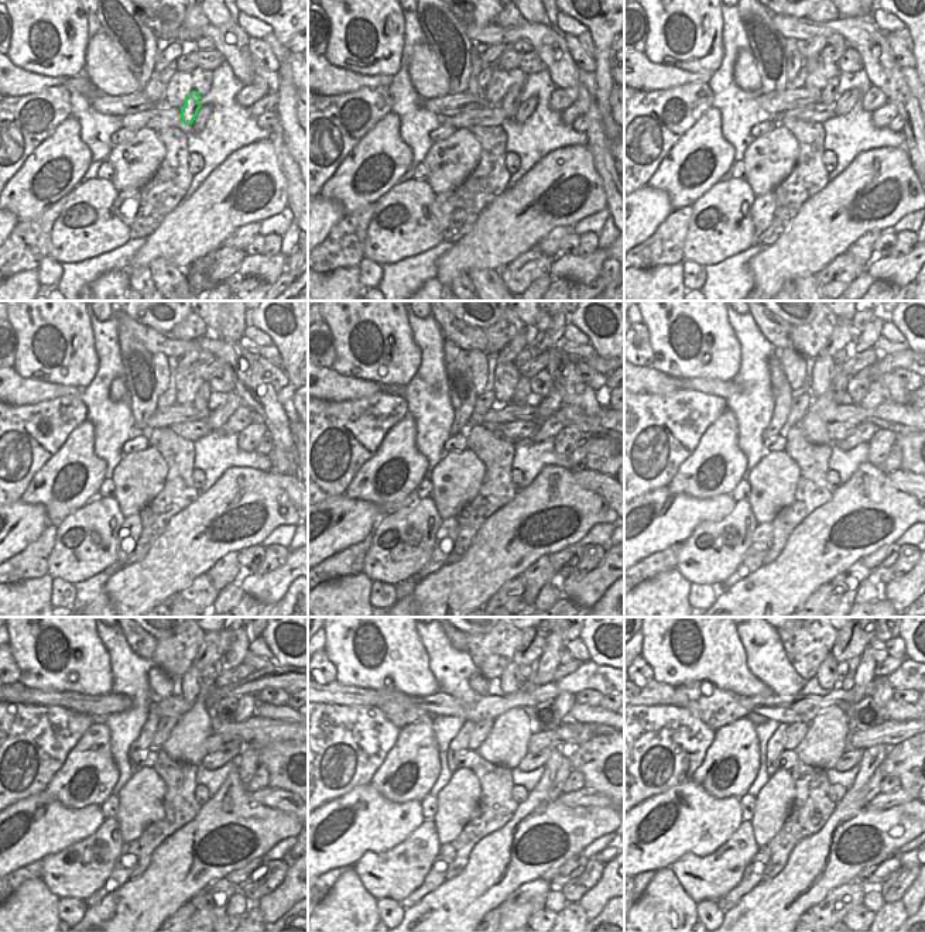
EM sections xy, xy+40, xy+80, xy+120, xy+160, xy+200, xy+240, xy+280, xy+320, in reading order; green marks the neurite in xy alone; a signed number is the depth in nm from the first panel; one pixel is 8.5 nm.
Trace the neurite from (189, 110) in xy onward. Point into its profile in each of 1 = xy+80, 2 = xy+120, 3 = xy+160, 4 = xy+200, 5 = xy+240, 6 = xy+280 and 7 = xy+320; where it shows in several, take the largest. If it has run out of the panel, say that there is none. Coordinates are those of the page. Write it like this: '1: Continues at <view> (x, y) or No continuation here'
1: Continues at xy+80 (829, 93)
2: Continues at xy+120 (201, 401)
3: Continues at xy+160 (523, 389)
4: Continues at xy+200 (839, 384)
5: Continues at xy+240 (208, 692)
6: Continues at xy+280 (530, 684)
7: Continues at xy+320 (848, 682)

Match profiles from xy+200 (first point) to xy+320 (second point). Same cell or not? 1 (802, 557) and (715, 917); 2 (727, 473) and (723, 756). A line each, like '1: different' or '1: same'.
1: different
2: same

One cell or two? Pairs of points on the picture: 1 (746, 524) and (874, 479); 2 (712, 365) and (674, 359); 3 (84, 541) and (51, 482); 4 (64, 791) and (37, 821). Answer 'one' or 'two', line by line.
1: two
2: one
3: two
4: two

